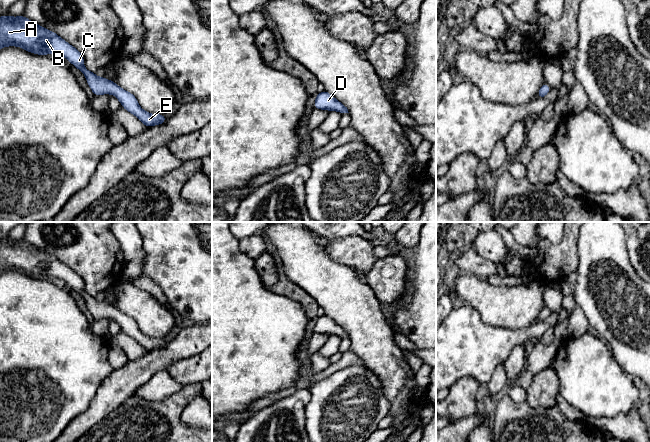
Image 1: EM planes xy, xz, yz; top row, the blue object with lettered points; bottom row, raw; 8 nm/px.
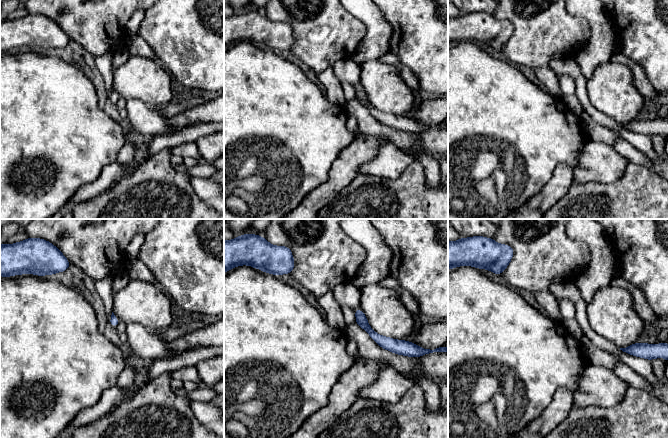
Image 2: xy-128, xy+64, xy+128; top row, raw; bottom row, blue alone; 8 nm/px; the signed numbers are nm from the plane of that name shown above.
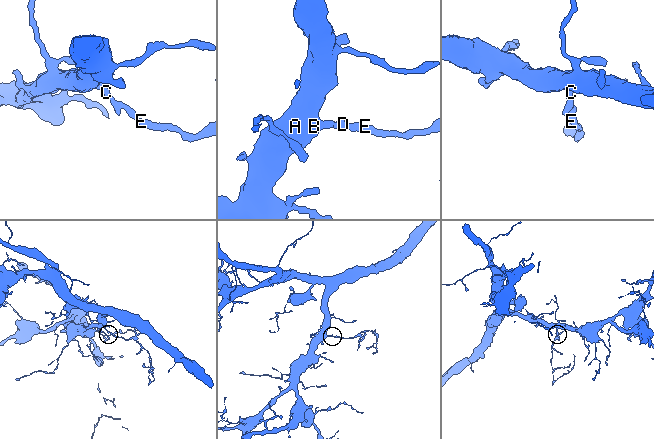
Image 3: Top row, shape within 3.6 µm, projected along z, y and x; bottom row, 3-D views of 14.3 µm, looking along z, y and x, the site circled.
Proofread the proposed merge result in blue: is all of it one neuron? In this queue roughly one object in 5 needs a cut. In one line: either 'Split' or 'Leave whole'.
Leave whole

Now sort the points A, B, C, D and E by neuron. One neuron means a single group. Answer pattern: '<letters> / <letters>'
A B C D E

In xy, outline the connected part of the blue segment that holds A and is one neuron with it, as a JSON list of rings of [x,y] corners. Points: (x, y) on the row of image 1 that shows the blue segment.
[[[0,16],[0,49],[7,46],[21,47],[37,55],[53,53],[64,56],[84,74],[94,96],[115,95],[122,107],[135,115],[146,127],[163,124],[167,119],[162,114],[144,111],[132,93],[122,89],[115,82],[97,77],[94,72],[88,71],[84,67],[82,54],[75,47],[25,16]]]

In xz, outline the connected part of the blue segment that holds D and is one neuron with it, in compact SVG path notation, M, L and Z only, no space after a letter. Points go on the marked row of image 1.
M323 91L317 94L314 107L315 109L349 113L347 107L340 103L327 91Z

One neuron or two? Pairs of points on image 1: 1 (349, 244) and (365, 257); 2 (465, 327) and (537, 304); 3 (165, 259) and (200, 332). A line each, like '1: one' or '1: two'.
1: one
2: two
3: two

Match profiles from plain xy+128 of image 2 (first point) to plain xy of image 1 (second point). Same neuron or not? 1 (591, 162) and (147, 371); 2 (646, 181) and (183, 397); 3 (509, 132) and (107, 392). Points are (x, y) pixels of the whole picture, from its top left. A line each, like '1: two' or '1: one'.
1: two
2: one
3: two

